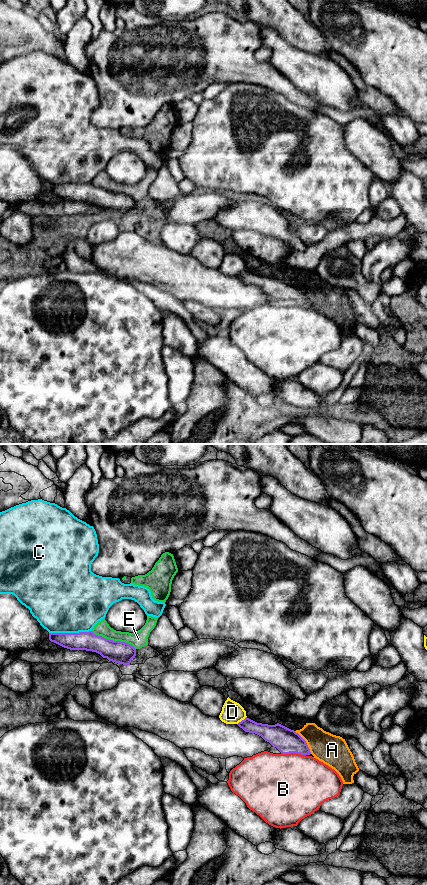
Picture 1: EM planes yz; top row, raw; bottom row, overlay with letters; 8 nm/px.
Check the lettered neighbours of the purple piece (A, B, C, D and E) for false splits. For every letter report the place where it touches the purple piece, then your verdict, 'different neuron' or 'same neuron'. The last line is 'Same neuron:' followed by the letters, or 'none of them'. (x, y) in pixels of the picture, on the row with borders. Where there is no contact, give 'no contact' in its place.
A: yz (305, 742) | different neuron
B: yz (293, 752) | different neuron
C: yz (70, 633) | different neuron
D: yz (242, 720) | different neuron
E: yz (112, 640) | different neuron
Same neuron: none of them

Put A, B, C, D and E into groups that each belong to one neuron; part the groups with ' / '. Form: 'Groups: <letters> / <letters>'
Groups: A / B / C / D / E

